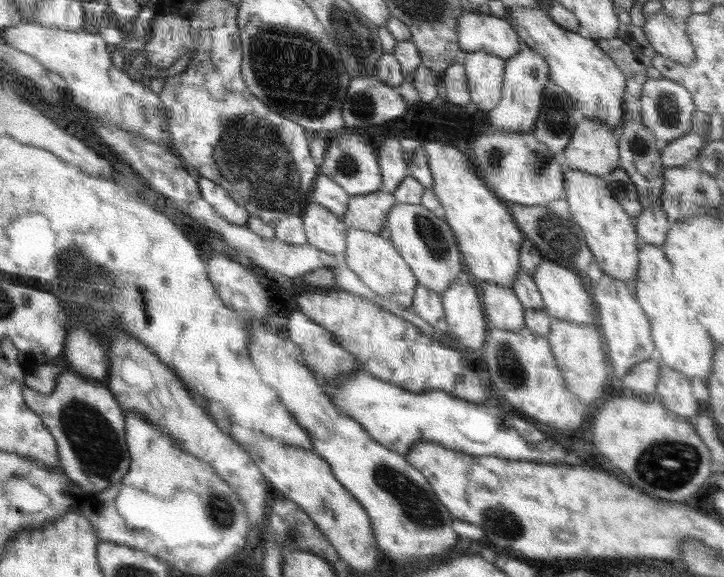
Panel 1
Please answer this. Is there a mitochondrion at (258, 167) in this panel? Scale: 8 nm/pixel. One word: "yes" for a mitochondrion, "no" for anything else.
yes

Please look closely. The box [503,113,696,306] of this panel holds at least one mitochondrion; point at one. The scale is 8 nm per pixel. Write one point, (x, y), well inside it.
(561, 237)

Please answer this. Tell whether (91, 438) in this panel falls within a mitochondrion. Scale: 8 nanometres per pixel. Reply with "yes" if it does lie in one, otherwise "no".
yes

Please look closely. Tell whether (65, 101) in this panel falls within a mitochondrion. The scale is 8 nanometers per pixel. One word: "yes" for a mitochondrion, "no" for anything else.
no

